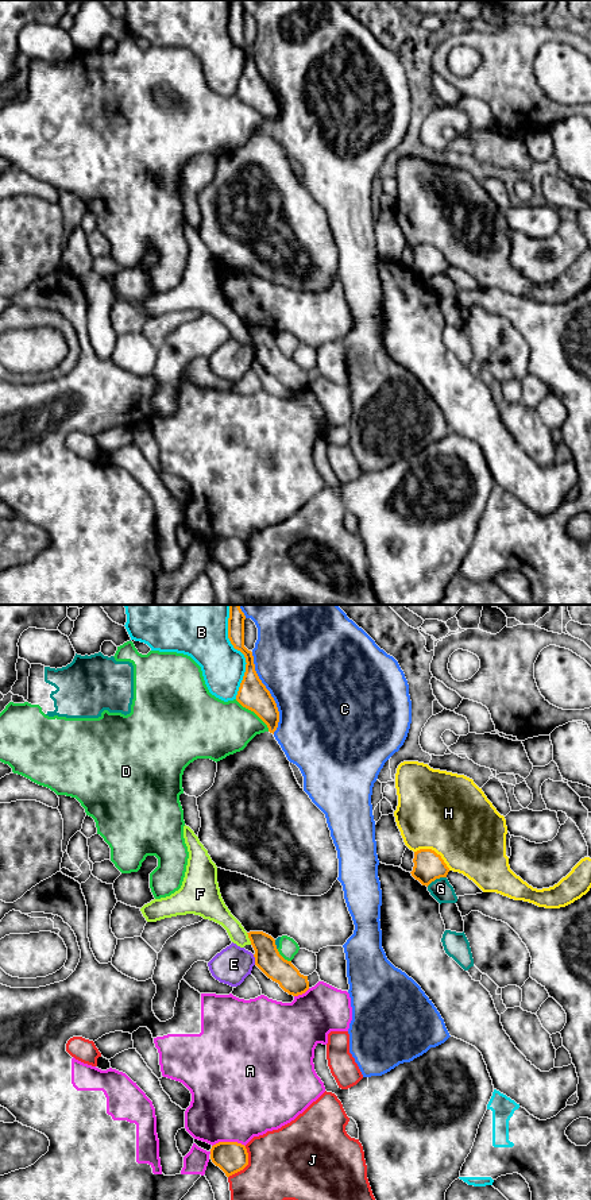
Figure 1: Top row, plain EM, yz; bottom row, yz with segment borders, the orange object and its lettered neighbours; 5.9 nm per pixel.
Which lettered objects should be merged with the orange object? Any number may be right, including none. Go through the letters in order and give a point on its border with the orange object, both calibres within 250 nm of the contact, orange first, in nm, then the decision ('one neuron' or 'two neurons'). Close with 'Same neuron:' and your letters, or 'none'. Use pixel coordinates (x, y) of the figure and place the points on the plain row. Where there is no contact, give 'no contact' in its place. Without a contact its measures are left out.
A: meets orange in yz at (228, 537); 190 nm thick on the orange side, 500 nm on the other; two neurons
B: meets orange in yz at (239, 45); 150 nm thick on the orange side, 320 nm on the other; two neurons
C: meets orange in yz at (269, 88); 180 nm thick on the orange side, 480 nm on the other; two neurons
D: meets orange in yz at (254, 107); 180 nm thick on the orange side, 340 nm on the other; two neurons
E: meets orange in yz at (255, 355); 160 nm thick on the orange side, 220 nm on the other; two neurons
F: meets orange in yz at (248, 332); 160 nm thick on the orange side, 130 nm on the other; two neurons
G: meets orange in yz at (436, 273); 180 nm thick on the orange side, 120 nm on the other; two neurons
H: meets orange in yz at (433, 246); 180 nm thick on the orange side, 480 nm on the other; two neurons
J: meets orange in yz at (246, 560); 190 nm thick on the orange side, 440 nm on the other; two neurons
Same neuron: none

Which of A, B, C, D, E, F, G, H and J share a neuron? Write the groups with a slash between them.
A / B / C / D G / E / F / H / J

